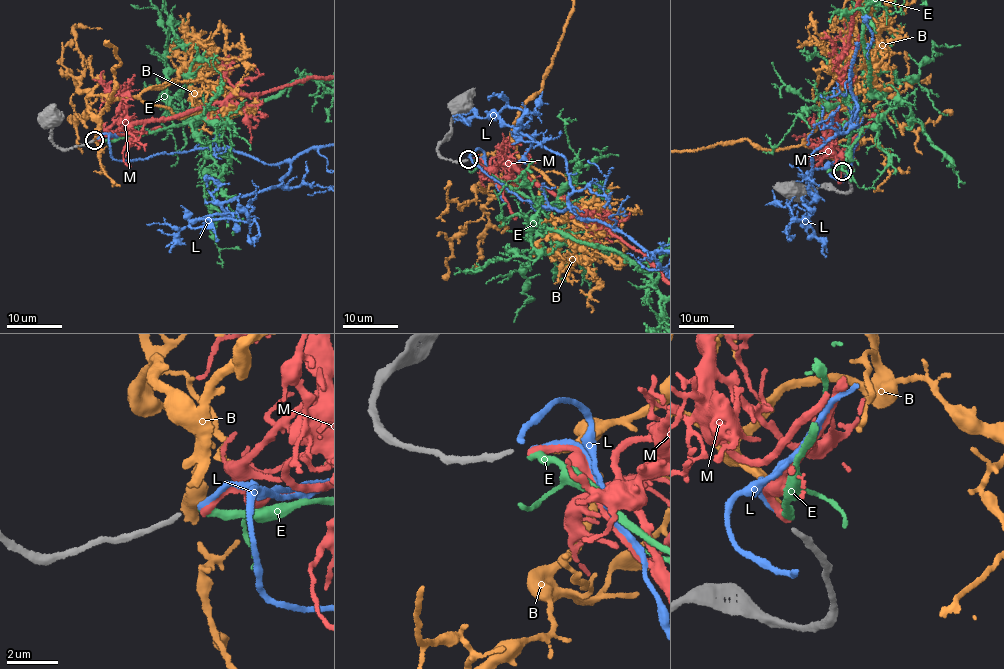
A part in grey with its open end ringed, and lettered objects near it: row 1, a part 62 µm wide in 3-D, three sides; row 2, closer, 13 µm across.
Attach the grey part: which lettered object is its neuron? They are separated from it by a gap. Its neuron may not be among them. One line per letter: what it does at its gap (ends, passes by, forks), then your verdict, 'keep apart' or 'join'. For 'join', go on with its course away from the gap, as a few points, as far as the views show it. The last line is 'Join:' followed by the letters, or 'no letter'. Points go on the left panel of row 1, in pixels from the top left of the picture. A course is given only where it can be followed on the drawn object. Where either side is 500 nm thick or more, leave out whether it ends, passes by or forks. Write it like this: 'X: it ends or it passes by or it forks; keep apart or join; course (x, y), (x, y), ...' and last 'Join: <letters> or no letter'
B: it ends; keep apart
E: it ends; keep apart
L: it ends; keep apart
M: it ends; keep apart
Join: no letter

